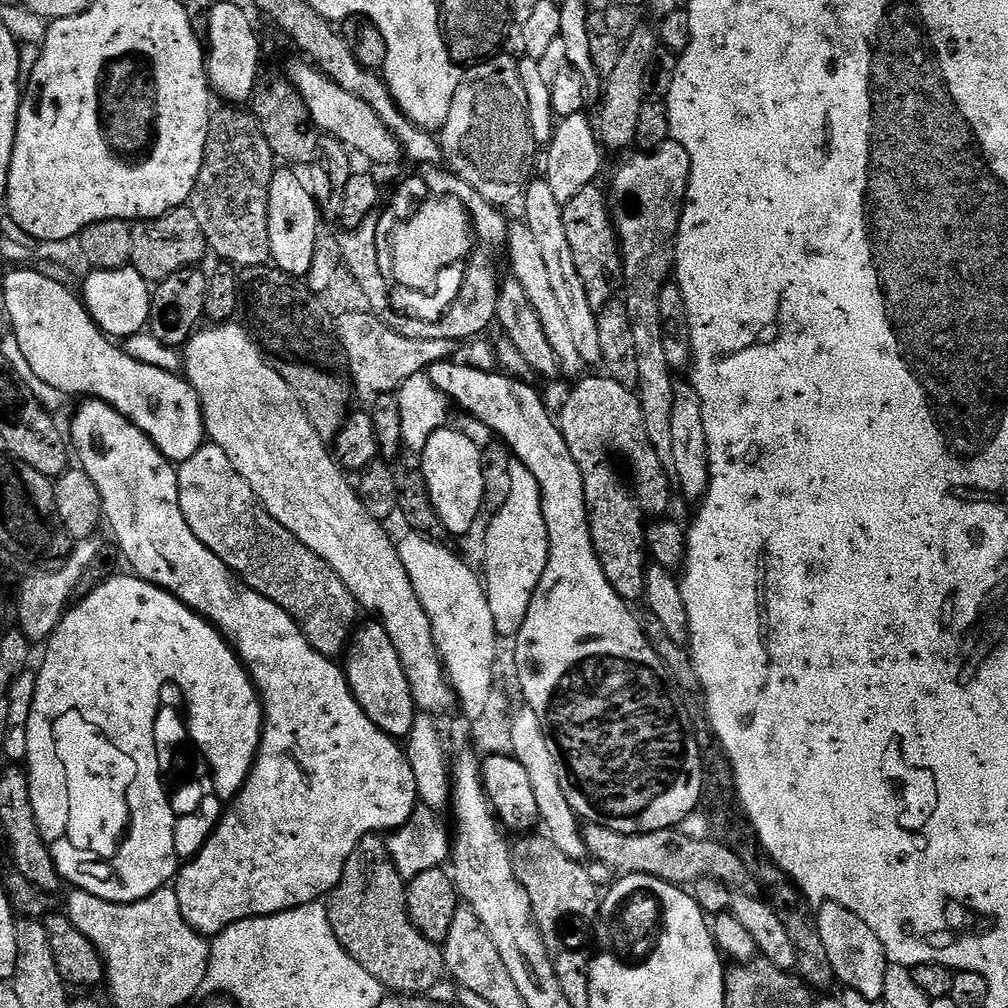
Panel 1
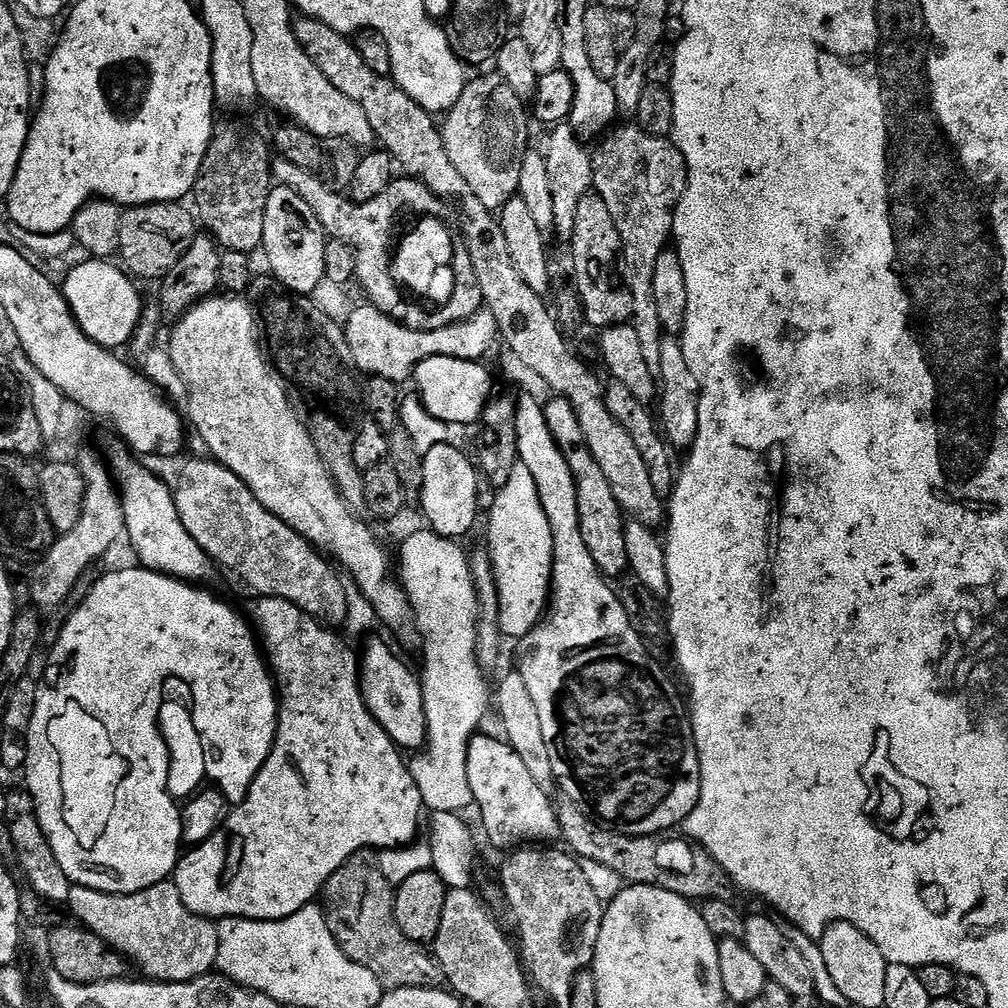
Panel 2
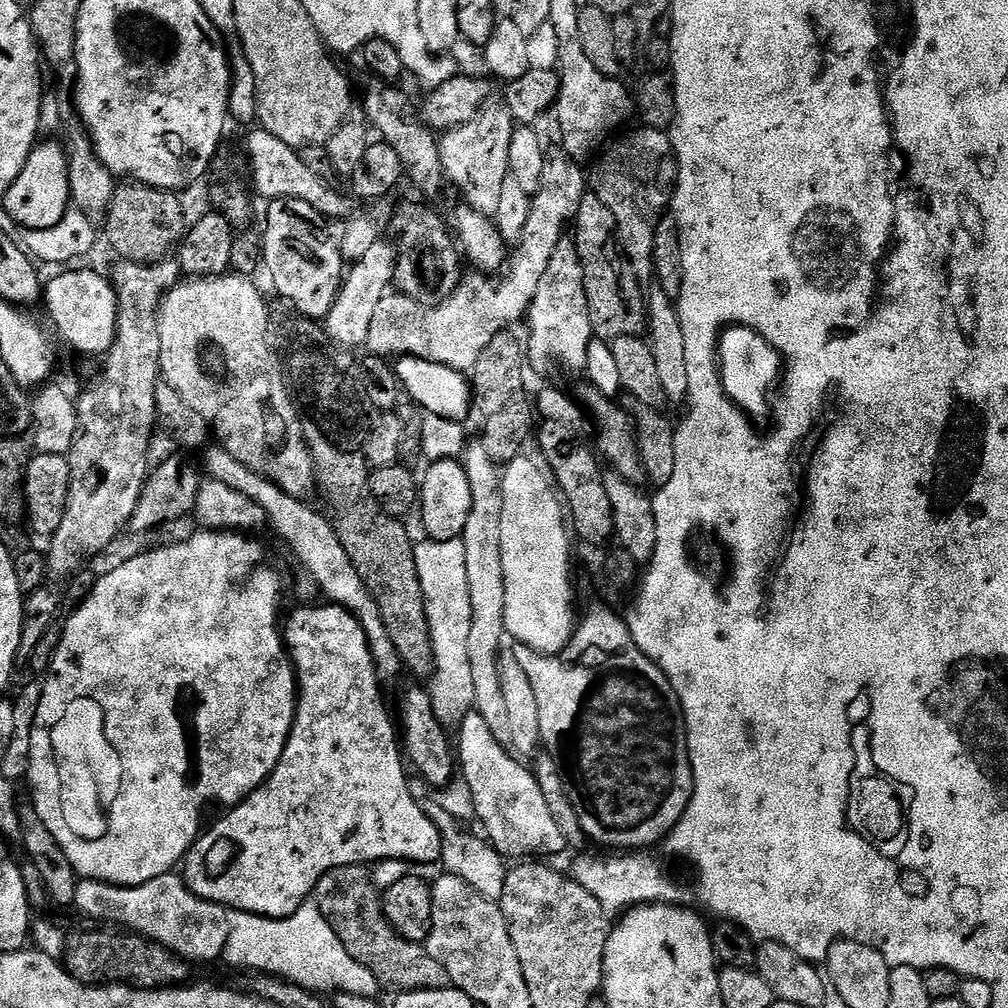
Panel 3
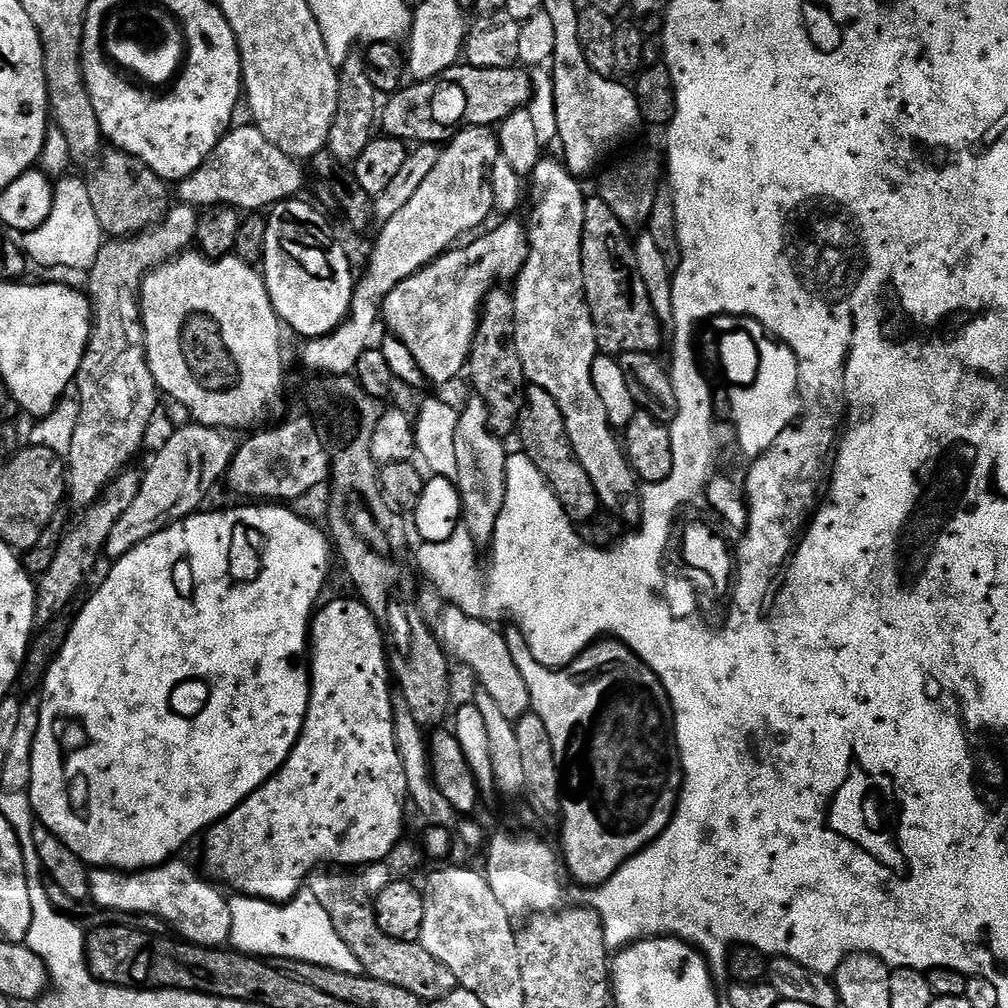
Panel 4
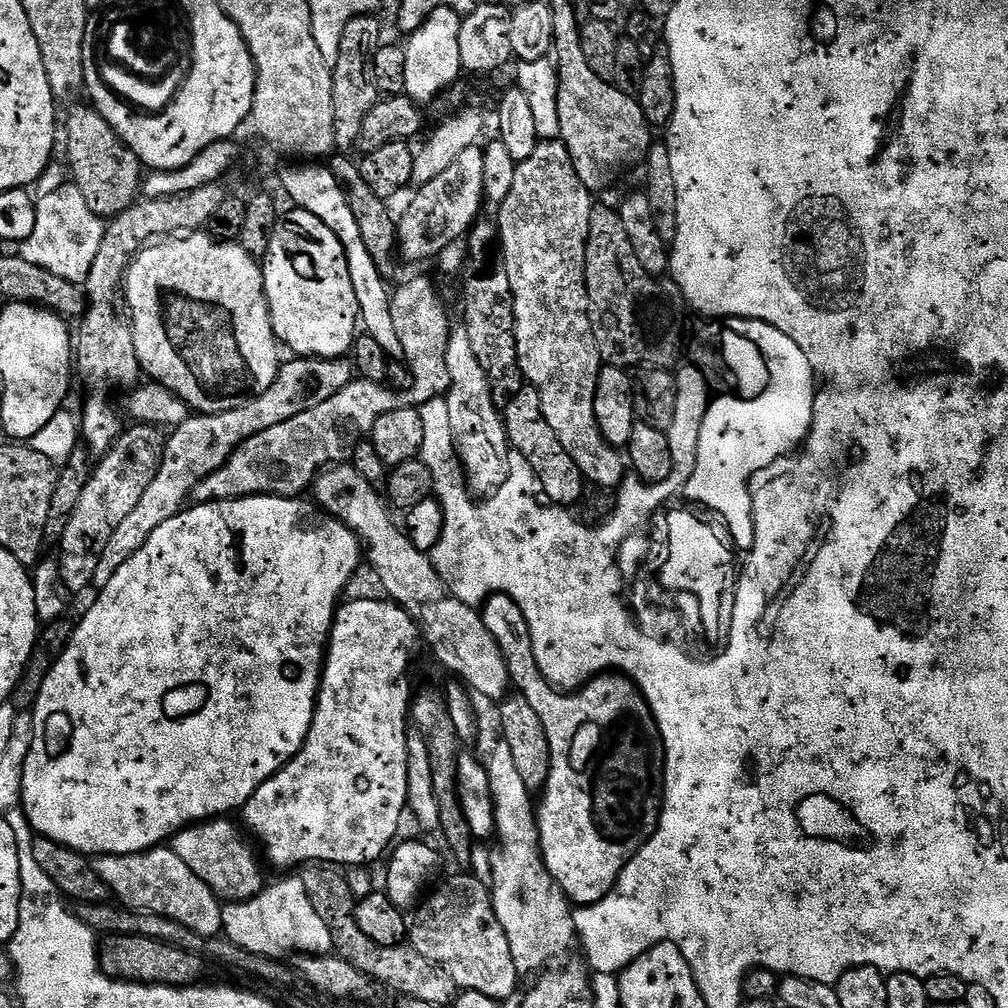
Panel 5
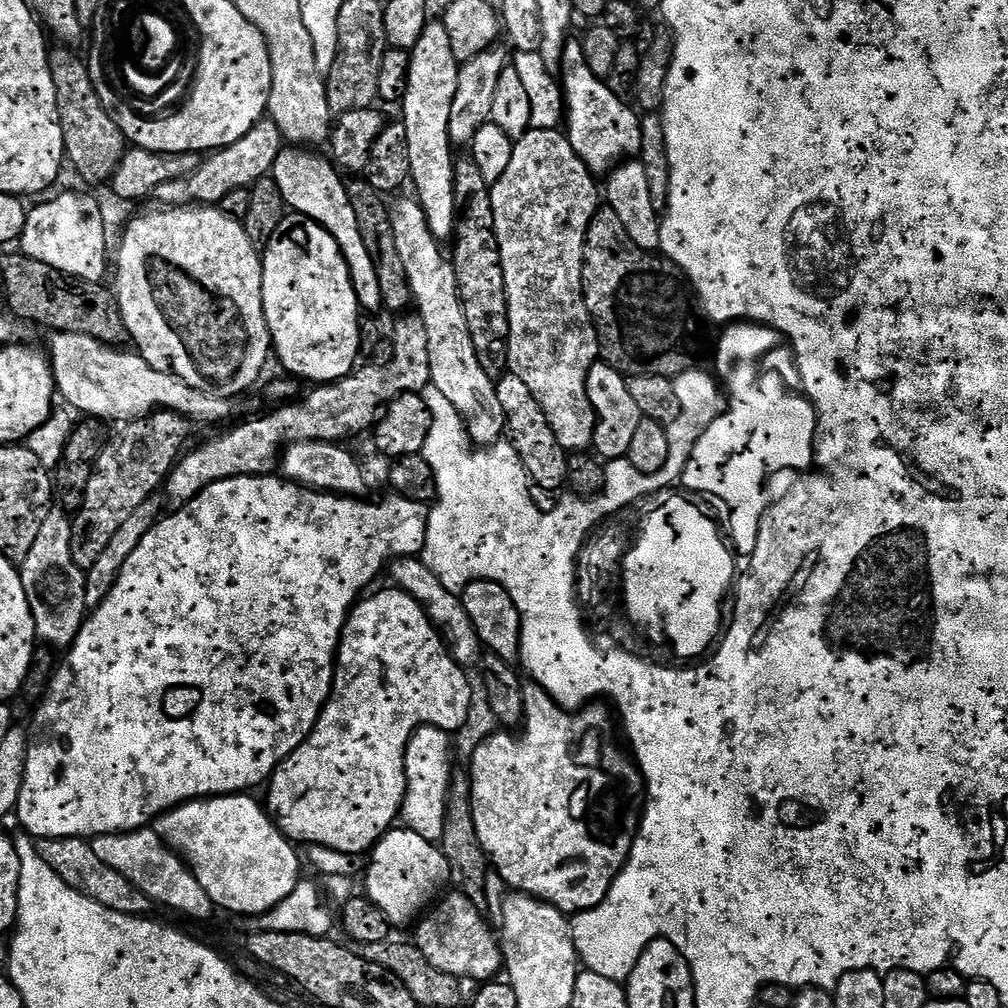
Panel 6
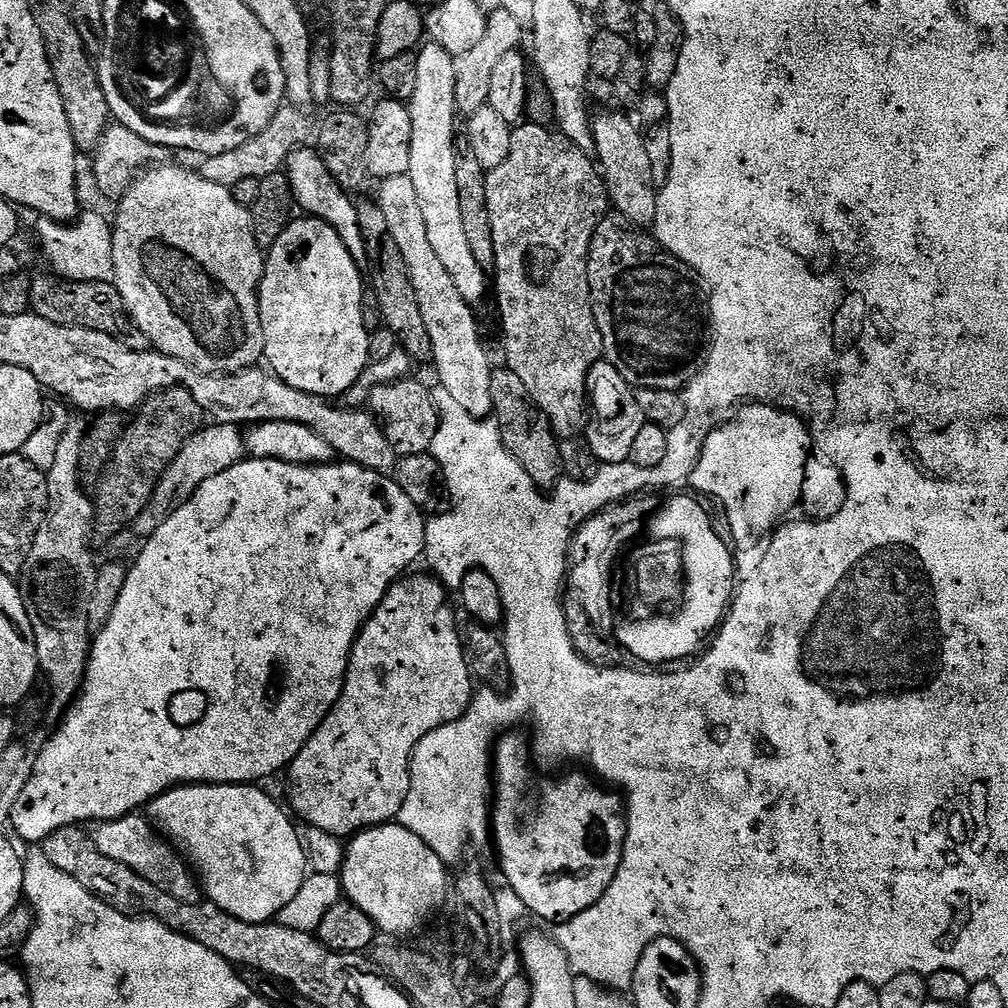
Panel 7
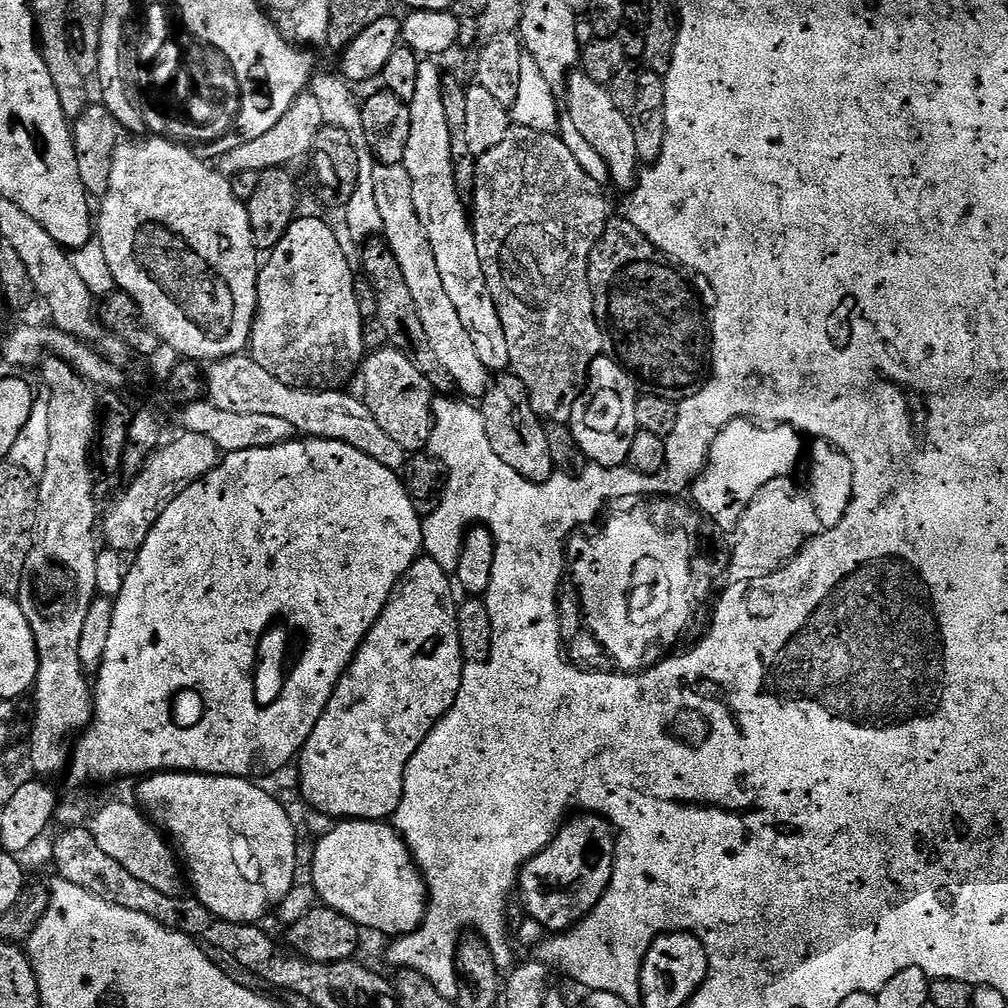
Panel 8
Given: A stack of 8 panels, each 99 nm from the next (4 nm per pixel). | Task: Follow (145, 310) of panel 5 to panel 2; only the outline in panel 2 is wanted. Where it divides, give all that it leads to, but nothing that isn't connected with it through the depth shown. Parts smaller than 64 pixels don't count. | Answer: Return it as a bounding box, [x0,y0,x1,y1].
[166,298,422,649]

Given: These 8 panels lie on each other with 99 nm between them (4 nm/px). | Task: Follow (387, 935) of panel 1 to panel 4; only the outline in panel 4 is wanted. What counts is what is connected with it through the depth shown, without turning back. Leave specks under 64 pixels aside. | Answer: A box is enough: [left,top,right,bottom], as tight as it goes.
[306,866,458,1002]

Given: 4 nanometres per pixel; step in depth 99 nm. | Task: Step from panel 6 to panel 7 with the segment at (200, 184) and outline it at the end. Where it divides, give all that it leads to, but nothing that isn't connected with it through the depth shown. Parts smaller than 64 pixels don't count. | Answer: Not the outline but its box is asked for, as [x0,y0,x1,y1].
[198,106,309,190]

